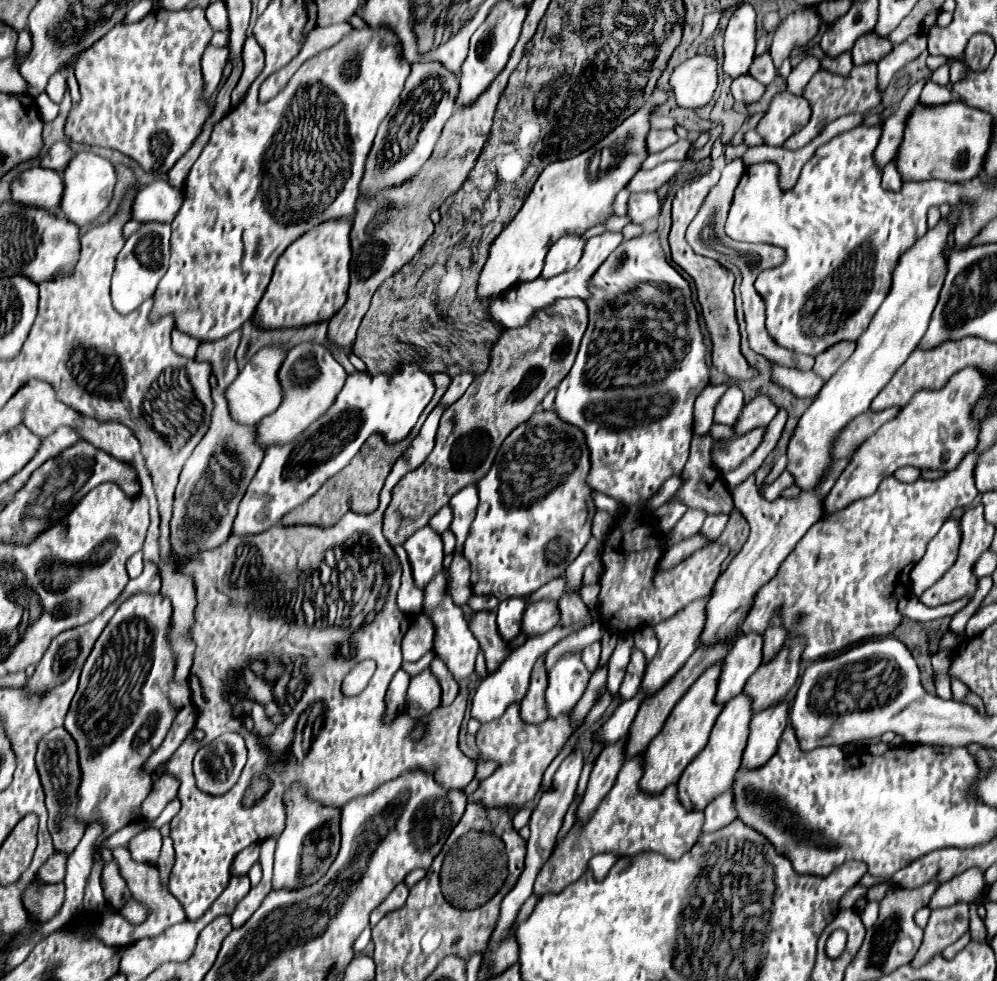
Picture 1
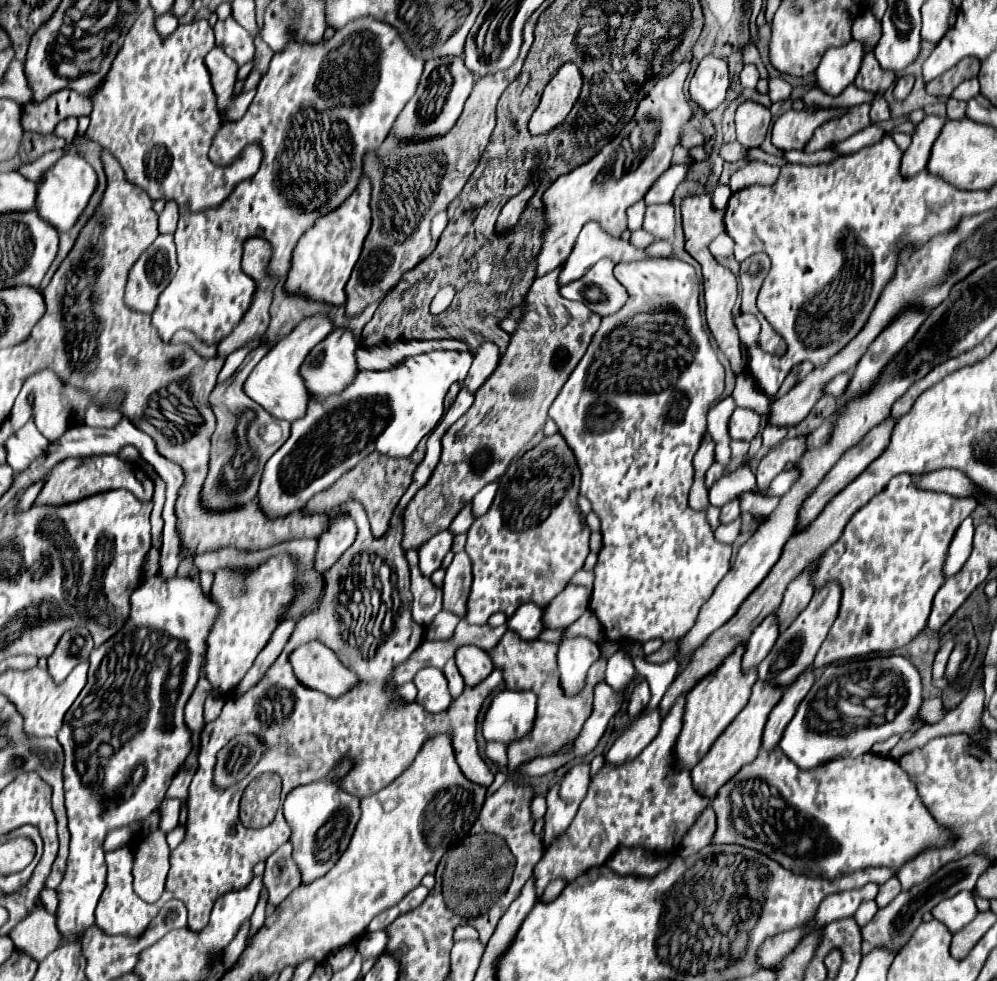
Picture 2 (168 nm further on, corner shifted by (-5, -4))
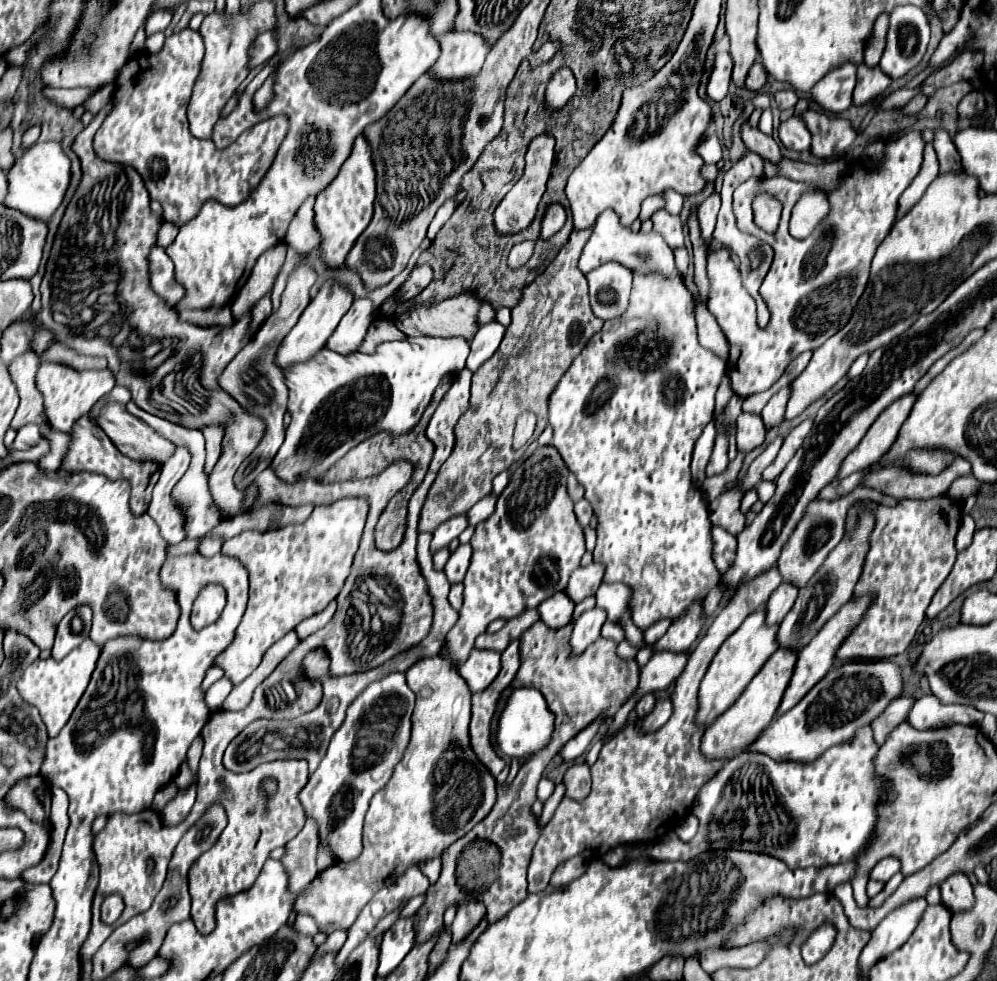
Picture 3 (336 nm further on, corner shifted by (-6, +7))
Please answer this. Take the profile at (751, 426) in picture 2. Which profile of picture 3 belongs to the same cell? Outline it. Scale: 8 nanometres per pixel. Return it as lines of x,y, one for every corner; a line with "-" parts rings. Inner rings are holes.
740,414
736,420
736,446
738,452
752,452
766,440
766,428
760,416

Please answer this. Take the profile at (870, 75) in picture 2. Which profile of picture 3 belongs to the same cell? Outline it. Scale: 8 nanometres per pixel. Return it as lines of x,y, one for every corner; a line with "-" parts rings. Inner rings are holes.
866,64
858,66
856,78
858,82
856,82
854,100
852,100
854,106
864,106
874,102
892,84
892,80
886,78
886,74
882,74
880,68
868,68

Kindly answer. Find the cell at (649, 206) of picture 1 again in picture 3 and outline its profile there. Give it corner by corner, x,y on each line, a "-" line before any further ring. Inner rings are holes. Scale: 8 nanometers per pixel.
658,210
652,216
652,222
654,222
654,232
658,232
672,250
684,246
684,232
678,216
668,214
666,210

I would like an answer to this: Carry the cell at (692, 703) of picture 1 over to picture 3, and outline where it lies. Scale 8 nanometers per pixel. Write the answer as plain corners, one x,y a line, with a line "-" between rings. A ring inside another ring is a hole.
758,608
740,624
740,628
732,636
724,640
700,684
700,708
696,714
696,722
710,726
726,708
730,708
736,702
736,698
744,692
750,680
760,672
764,662
778,650
780,644
776,634
778,626
766,624
766,608

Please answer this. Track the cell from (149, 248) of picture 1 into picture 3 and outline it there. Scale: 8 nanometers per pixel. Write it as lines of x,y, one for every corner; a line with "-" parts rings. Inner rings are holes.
154,246
154,250
150,252
150,272
152,272
150,282
154,290
162,298
166,298
166,302
176,306
184,298
184,288
182,284
176,282
174,264
170,262
170,256
166,254
166,250
160,246

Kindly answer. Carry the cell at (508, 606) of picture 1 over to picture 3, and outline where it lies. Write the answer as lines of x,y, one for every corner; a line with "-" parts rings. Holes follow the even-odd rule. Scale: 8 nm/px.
558,592
552,598
548,598
546,602
542,602
542,606
538,606
540,620
550,628
562,628
572,622
574,606
576,604
568,598
568,594

